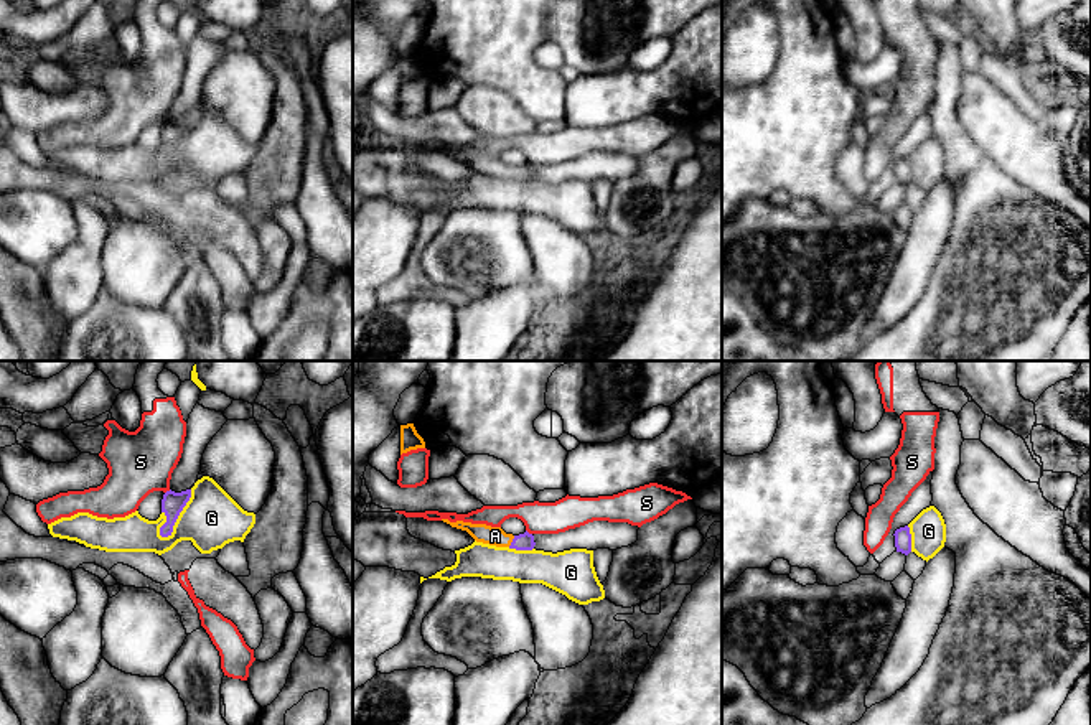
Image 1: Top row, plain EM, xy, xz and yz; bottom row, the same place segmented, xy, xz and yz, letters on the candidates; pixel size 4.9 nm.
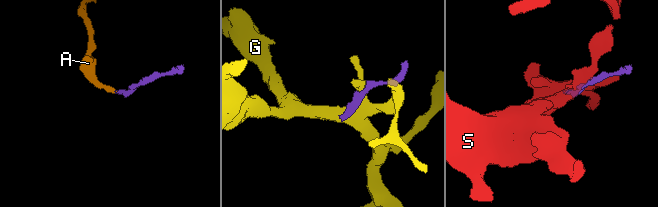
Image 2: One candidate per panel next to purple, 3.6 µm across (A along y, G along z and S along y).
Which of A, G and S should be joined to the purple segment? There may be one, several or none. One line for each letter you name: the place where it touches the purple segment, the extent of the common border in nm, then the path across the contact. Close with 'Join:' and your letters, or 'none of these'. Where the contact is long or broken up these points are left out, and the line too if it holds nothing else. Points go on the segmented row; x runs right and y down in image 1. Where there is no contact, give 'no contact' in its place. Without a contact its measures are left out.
A: meets purple in xz at (513, 541); contact 70 nm long; runs through xz (524, 541), (513, 541), (495, 536)
Join: A

